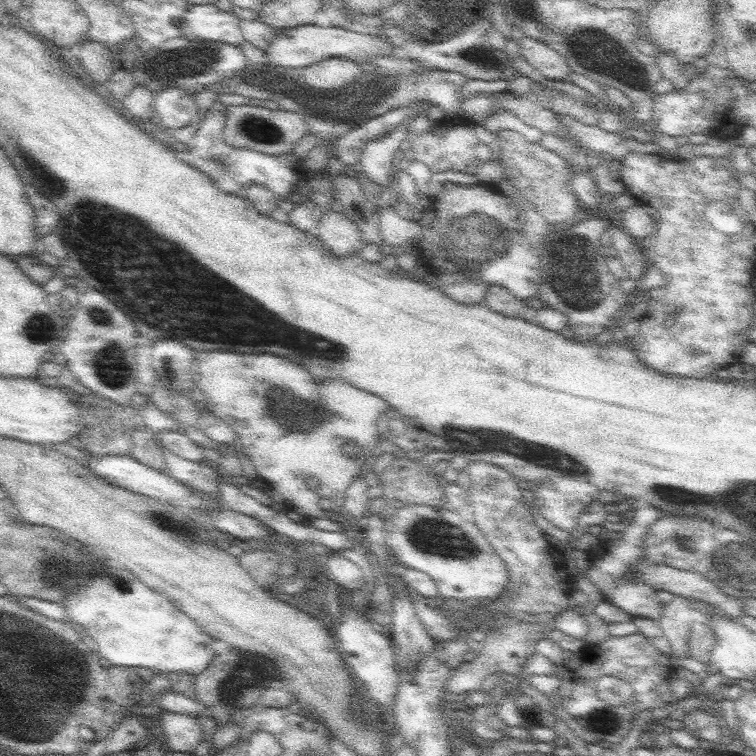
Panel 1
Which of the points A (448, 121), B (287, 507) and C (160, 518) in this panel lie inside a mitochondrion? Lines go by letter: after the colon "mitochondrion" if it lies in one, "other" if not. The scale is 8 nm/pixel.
A: other
B: other
C: mitochondrion

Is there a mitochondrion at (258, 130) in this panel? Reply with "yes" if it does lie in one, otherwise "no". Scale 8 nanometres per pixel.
yes

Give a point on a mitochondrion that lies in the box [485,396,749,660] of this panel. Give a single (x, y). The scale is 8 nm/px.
(672, 493)

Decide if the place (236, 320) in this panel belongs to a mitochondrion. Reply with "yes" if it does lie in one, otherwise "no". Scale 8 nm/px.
yes

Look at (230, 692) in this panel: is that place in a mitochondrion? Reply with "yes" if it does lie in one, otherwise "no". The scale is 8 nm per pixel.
no

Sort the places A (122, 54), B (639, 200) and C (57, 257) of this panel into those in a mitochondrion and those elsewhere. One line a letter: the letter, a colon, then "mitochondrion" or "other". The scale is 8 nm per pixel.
A: other
B: other
C: other

